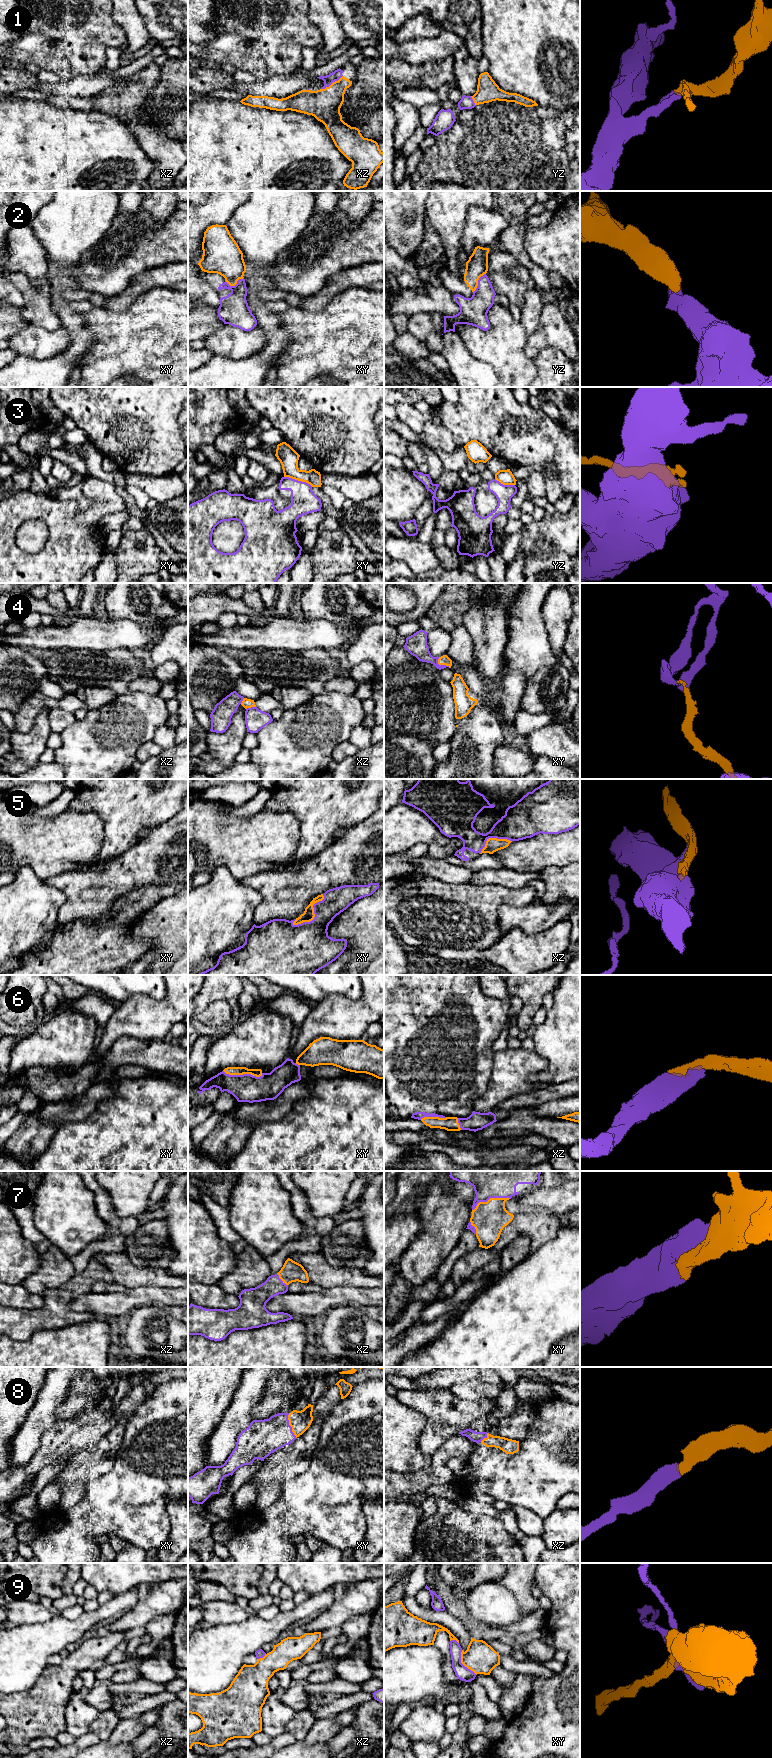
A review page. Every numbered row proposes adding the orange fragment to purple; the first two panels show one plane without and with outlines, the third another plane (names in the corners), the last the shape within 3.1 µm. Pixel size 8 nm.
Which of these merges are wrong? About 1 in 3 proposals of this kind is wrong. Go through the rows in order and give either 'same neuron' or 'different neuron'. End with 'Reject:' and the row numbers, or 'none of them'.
1: same neuron
2: different neuron
3: different neuron
4: same neuron
5: same neuron
6: same neuron
7: same neuron
8: same neuron
9: different neuron
Reject: 2, 3, 9

